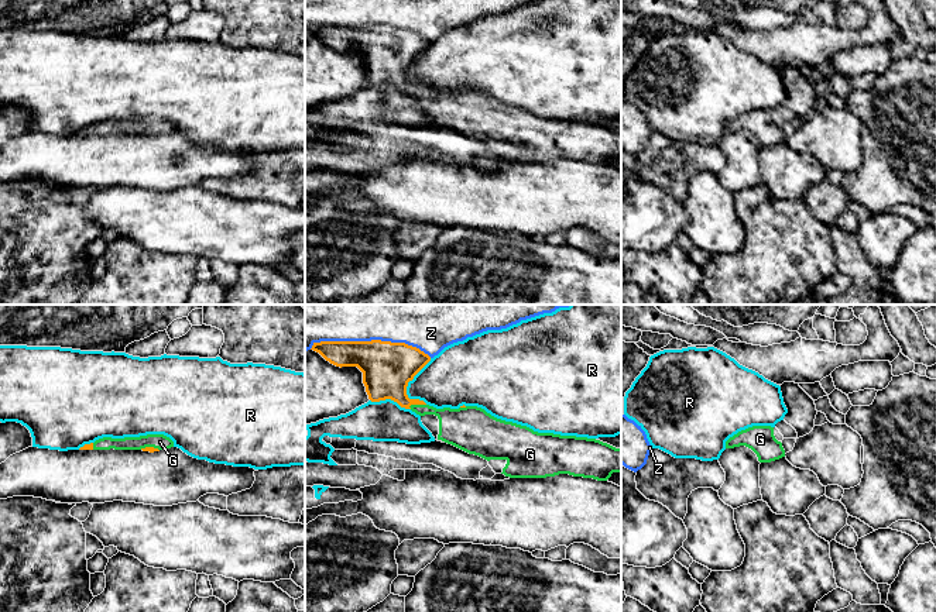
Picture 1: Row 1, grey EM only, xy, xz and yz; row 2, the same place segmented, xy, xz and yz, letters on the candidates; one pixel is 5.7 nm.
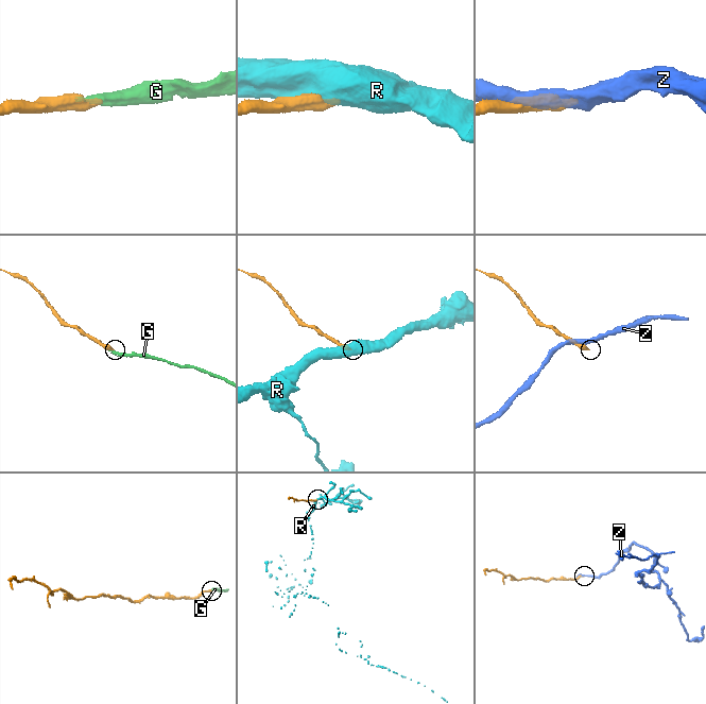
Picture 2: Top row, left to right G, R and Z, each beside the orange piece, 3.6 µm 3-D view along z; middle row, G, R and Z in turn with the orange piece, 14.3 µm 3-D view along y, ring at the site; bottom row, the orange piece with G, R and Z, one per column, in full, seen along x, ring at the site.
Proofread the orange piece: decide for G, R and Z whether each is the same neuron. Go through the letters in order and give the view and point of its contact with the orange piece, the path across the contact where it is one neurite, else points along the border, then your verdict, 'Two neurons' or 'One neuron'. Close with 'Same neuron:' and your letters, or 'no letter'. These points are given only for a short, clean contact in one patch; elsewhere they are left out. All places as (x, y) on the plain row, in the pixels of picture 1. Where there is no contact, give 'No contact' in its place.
G: Touches orange at xz (417, 88). Path across: xz (387, 55), (396, 75), (417, 88), (455, 109). One neuron
R: Touches orange at xz (411, 64). Two neurons
Z: Touches orange at xz (370, 26). Two neurons
Same neuron: G

